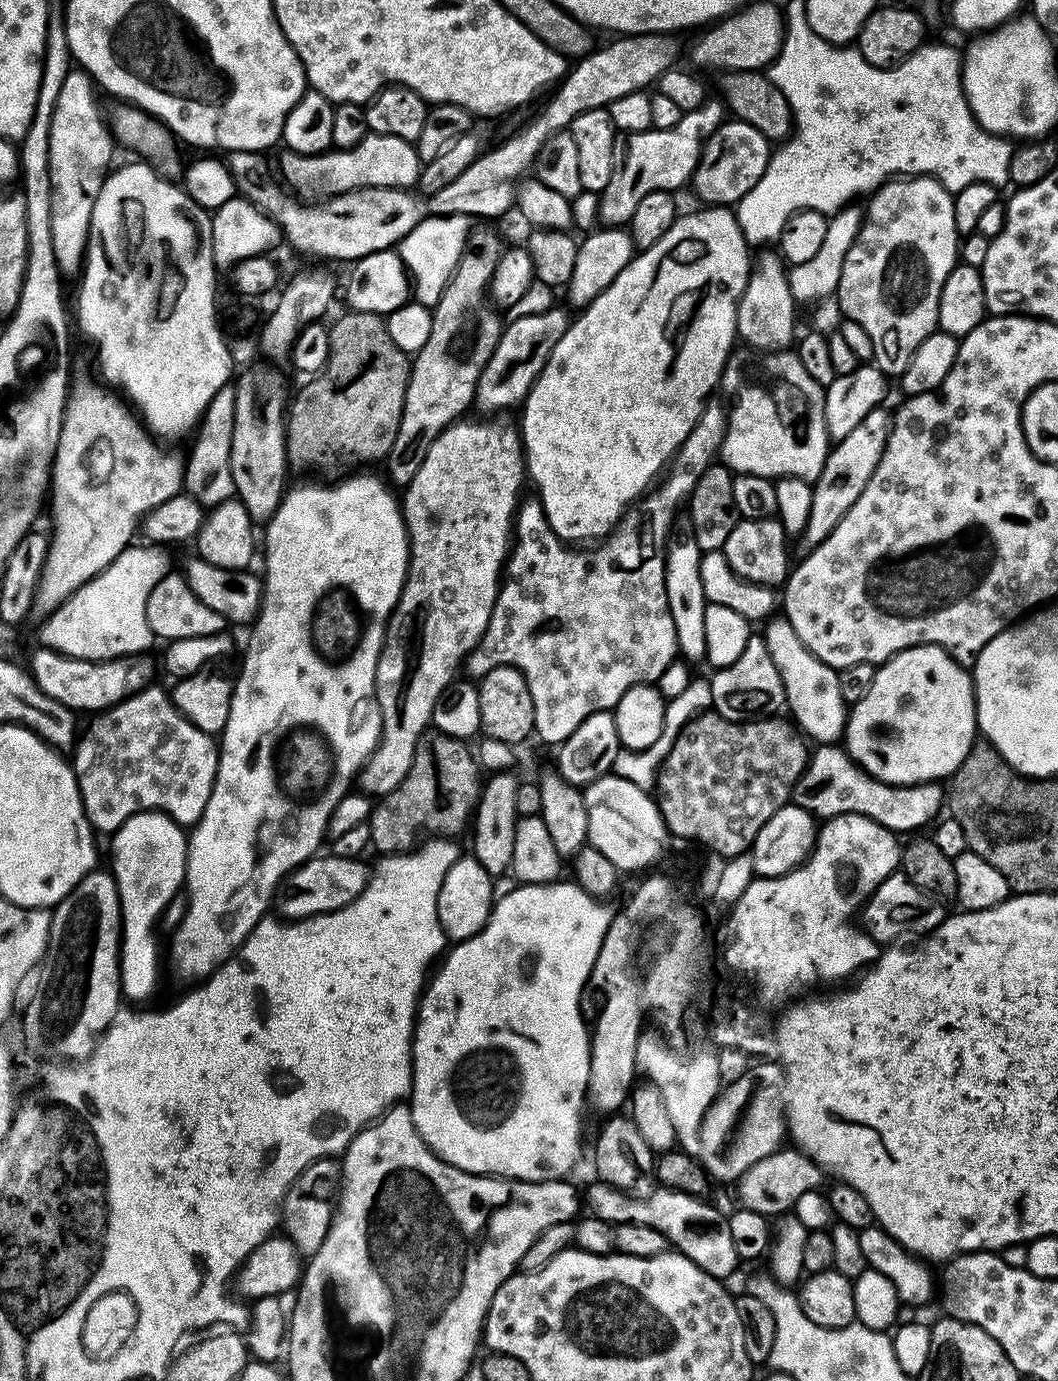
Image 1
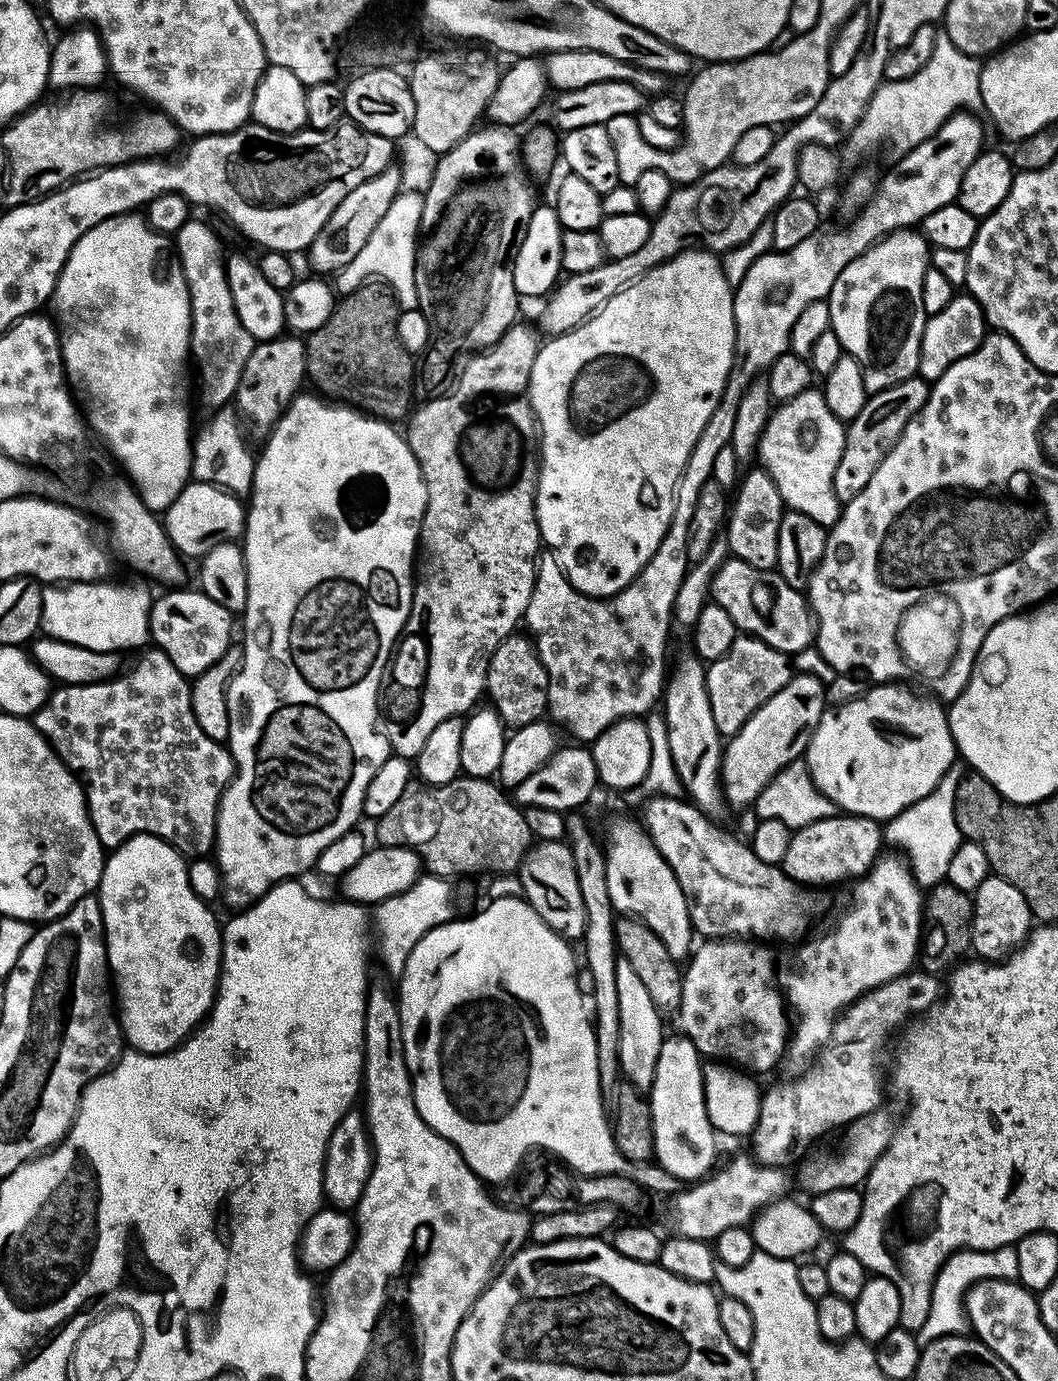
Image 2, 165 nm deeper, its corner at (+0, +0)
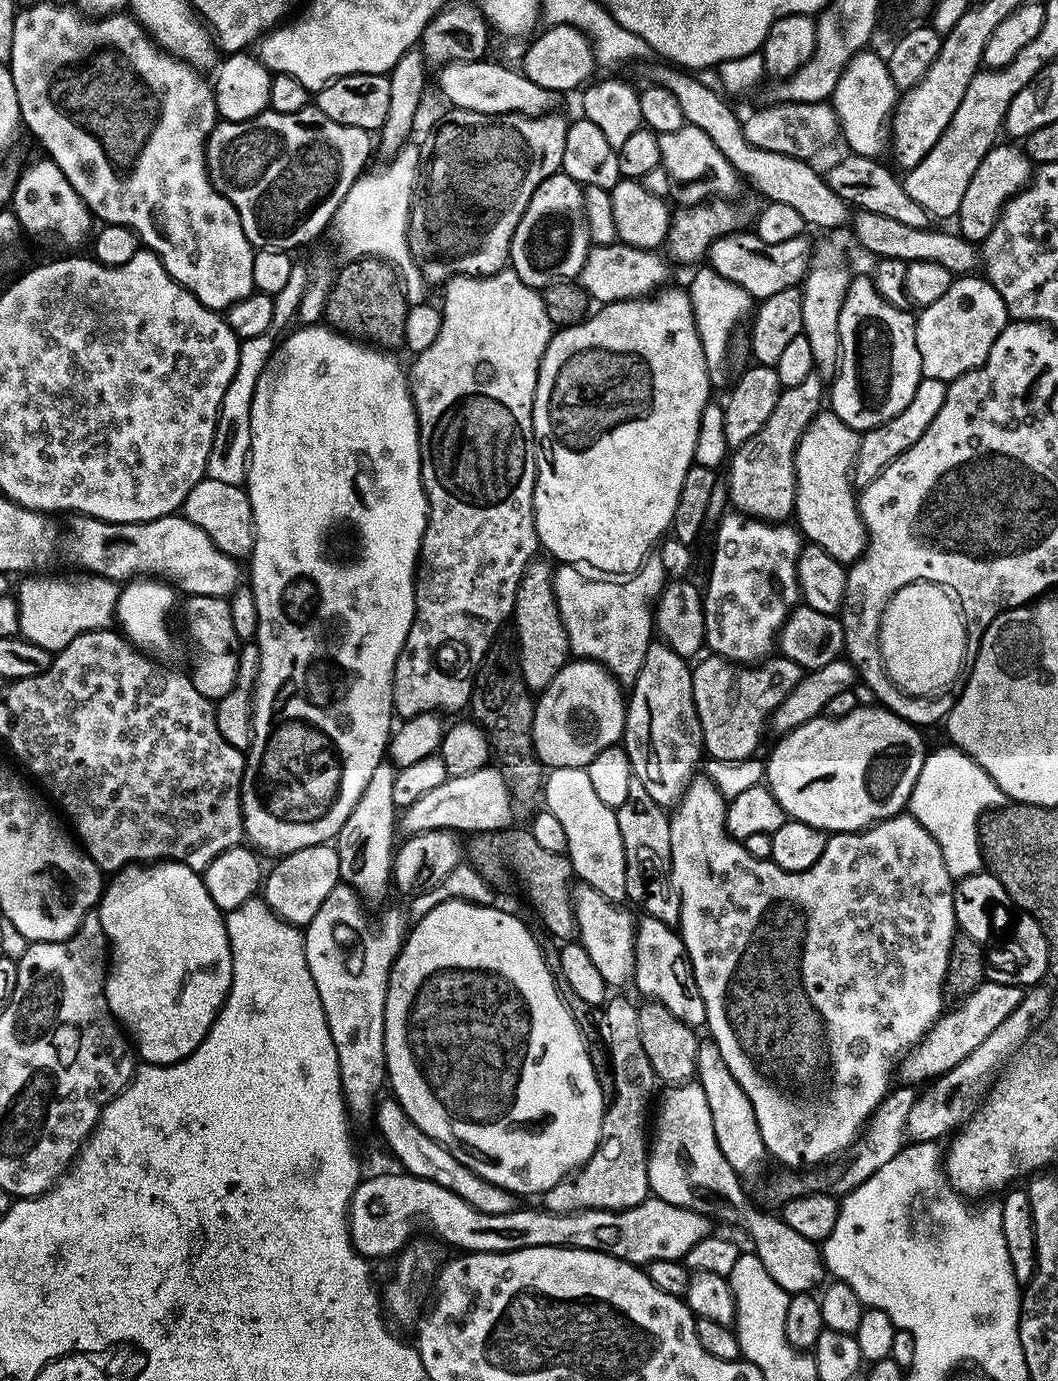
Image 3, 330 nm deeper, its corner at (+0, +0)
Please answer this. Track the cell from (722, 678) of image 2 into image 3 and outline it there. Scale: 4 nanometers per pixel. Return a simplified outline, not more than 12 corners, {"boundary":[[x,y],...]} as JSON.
{"boundary":[[705,655],[692,689],[713,760],[753,759],[805,669]]}

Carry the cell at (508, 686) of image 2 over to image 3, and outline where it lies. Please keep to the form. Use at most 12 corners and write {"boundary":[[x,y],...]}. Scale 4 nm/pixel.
{"boundary":[[533,558],[511,619],[520,673],[542,693],[570,659],[554,568]]}

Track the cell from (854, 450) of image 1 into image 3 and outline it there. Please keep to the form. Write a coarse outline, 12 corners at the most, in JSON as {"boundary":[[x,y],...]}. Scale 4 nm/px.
{"boundary":[[921,379],[906,410],[859,437],[850,479],[863,490],[914,446],[948,384]]}

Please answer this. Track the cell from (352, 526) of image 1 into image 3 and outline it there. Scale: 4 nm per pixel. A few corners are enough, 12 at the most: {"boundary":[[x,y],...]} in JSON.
{"boundary":[[393,353],[250,405],[240,805],[335,841],[394,731],[428,525]]}

